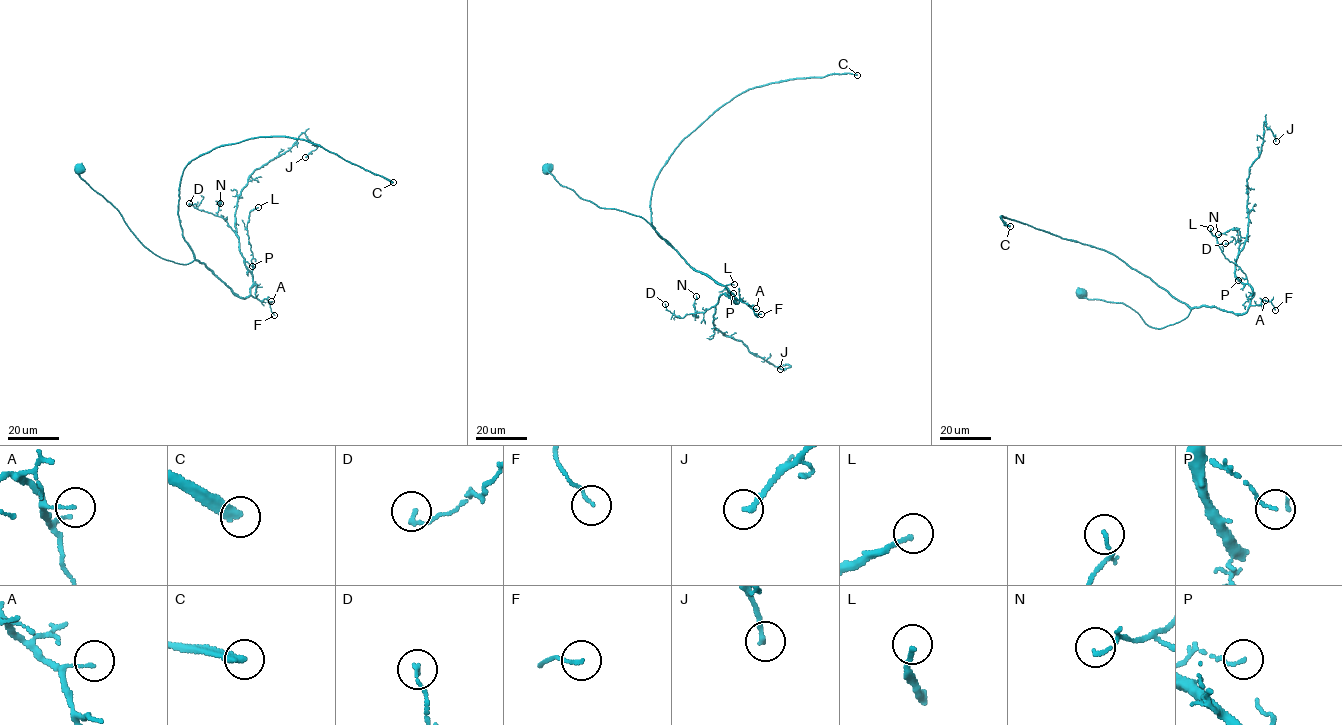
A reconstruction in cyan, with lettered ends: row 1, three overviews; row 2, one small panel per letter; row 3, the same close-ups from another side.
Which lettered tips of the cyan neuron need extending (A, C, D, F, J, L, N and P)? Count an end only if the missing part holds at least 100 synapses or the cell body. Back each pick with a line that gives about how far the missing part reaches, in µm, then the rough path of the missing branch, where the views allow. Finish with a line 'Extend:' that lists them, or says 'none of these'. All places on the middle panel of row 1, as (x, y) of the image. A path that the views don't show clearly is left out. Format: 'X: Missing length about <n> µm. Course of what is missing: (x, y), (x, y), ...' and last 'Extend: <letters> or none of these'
C: Missing length about 80 µm. Course of what is missing: (857, 75), (878, 79), (915, 64), (910, 53), (897, 49), (902, 45), (928, 49)
Extend: C

